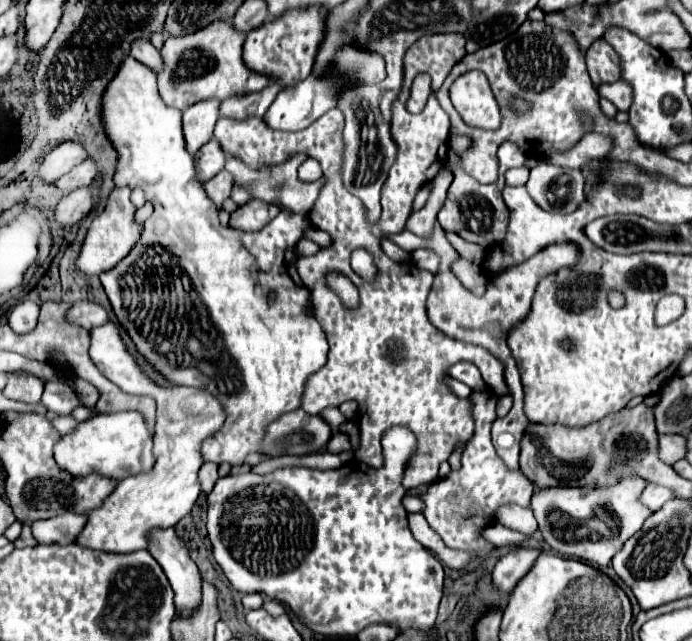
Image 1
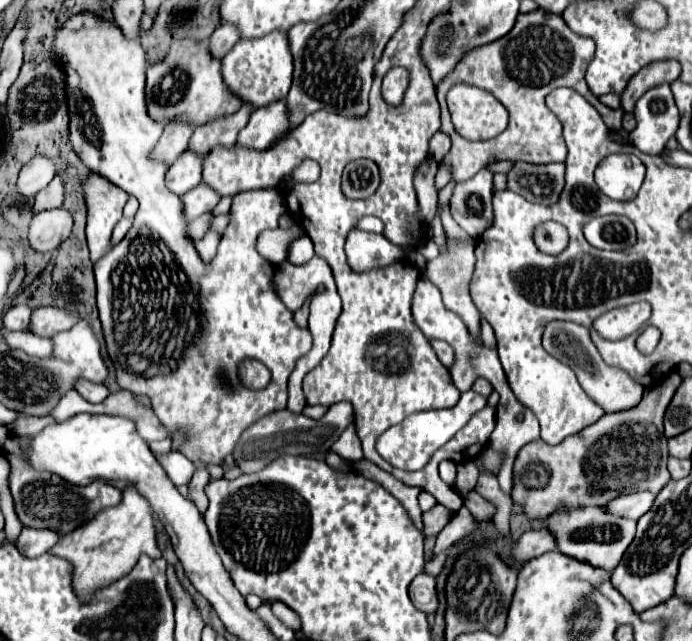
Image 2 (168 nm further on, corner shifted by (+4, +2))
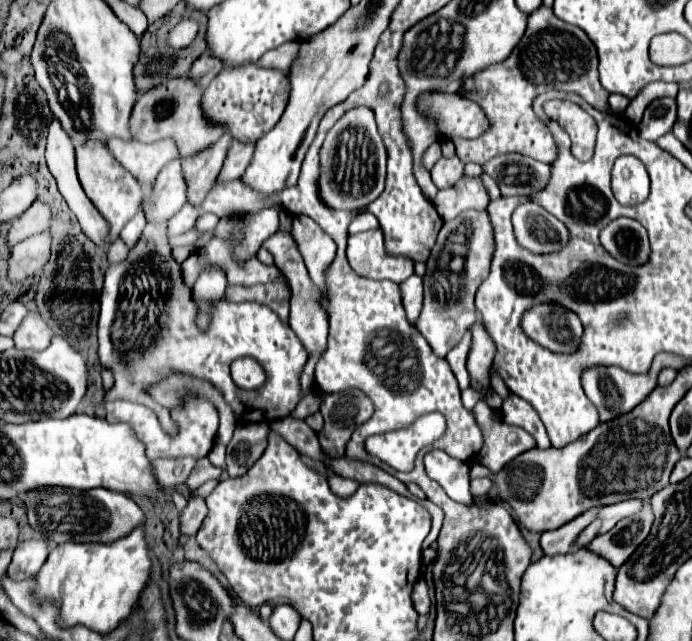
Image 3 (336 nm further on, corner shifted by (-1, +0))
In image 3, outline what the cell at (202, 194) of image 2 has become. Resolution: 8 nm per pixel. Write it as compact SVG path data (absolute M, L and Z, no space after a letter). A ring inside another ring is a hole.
M189 203L183 205L181 211L179 211L177 215L173 215L173 219L169 219L169 223L167 223L169 235L171 235L171 237L173 237L173 235L181 235L181 233L193 229L197 217L199 217L199 209L189 207Z

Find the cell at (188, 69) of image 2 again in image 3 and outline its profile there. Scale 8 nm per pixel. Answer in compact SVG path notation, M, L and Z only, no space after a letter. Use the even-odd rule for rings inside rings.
M183 77L171 79L169 83L163 83L147 91L145 95L141 95L131 111L129 131L135 141L143 141L143 143L169 137L175 141L181 157L193 157L205 151L223 135L223 129L217 125L211 125L201 111L201 89L193 81Z

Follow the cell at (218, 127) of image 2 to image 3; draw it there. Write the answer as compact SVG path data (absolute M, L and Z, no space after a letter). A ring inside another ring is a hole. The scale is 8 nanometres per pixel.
M223 133L223 137L213 147L209 147L209 151L203 151L193 159L181 159L187 183L187 203L191 203L193 207L201 207L209 189L215 185L229 143L229 135Z

